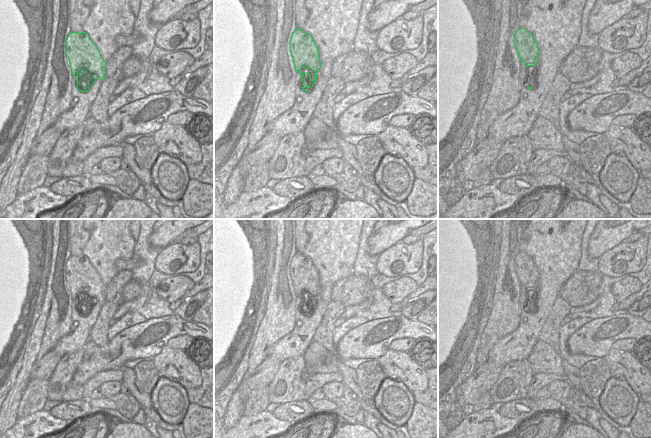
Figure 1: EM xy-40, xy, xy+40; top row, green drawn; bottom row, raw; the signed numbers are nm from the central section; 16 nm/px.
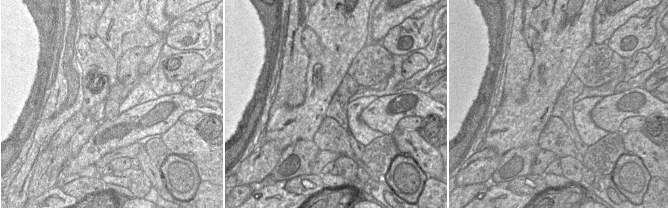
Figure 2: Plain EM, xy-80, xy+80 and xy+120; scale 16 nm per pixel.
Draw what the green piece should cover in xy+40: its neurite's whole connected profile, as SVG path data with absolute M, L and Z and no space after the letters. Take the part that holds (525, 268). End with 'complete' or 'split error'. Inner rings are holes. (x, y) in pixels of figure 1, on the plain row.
M519 252L514 262L515 272L526 291L538 288L539 271L533 259L524 252Z; complete

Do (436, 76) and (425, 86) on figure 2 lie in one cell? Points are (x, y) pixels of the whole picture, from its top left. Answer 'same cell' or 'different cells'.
same cell

